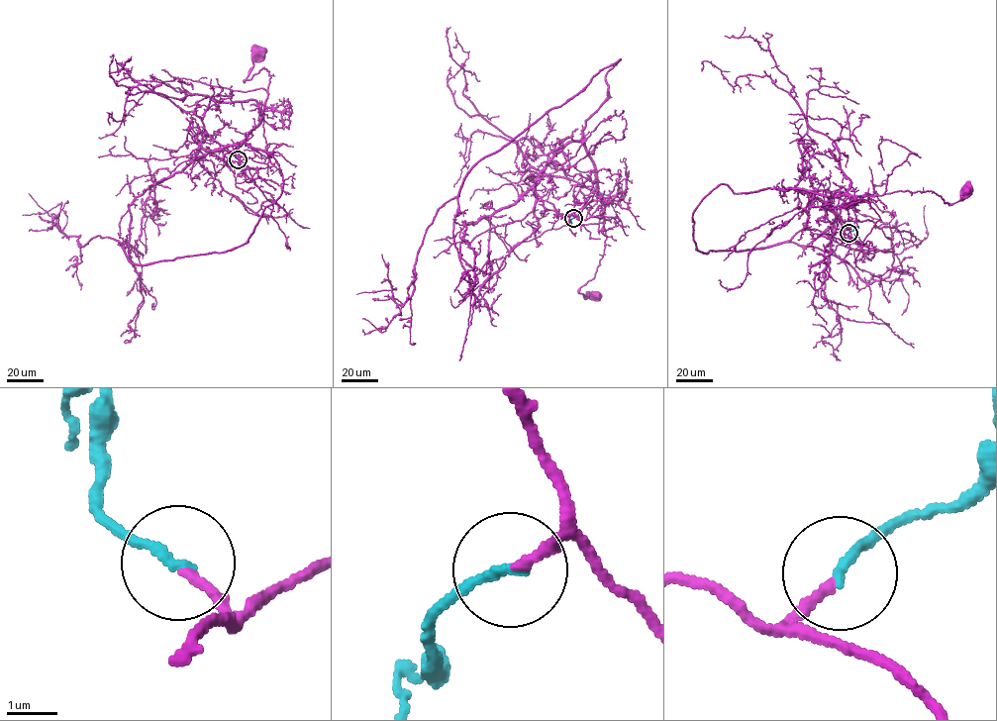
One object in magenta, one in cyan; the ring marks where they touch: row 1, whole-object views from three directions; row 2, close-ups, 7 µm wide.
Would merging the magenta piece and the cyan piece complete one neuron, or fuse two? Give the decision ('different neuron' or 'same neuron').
same neuron

